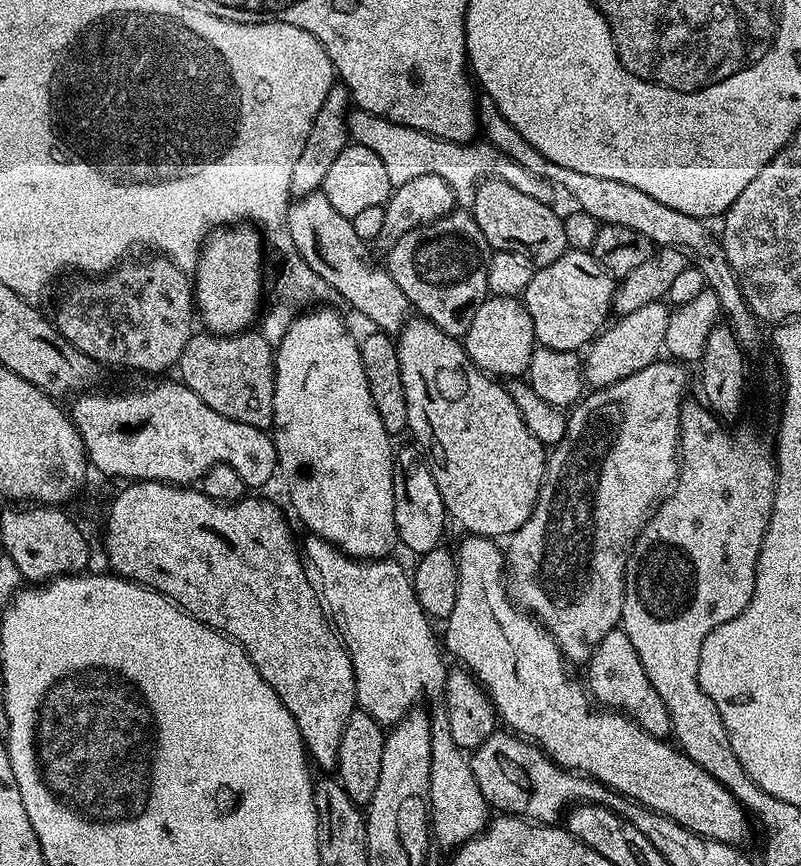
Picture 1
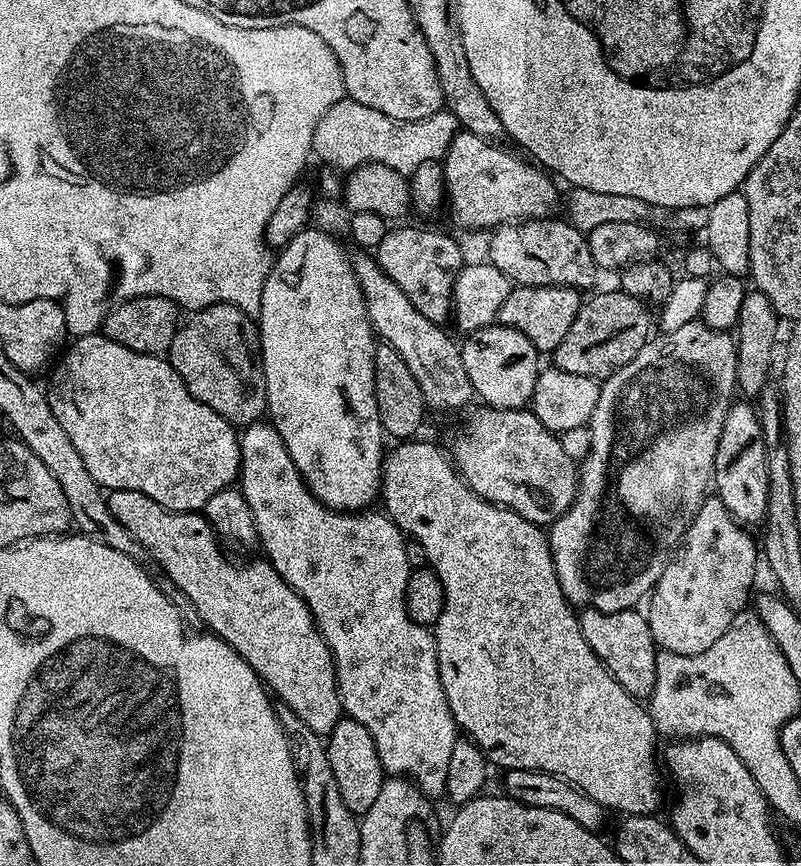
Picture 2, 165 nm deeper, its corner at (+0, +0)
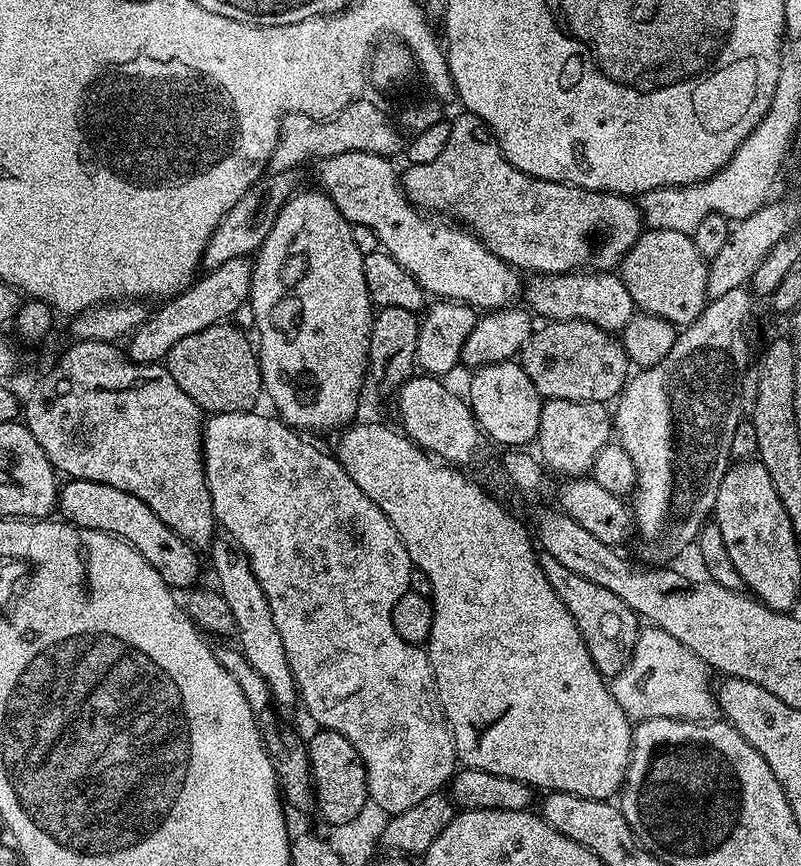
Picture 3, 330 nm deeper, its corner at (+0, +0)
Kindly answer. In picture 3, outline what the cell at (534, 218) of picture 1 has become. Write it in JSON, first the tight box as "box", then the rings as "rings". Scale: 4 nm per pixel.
{"box":[522,272,634,334],"rings":[[[550,272],[533,275],[531,279],[525,288],[523,285],[522,296],[528,299],[527,307],[537,317],[545,316],[545,321],[585,320],[604,332],[620,334],[634,314],[630,290],[626,290],[624,281],[612,272]]]}

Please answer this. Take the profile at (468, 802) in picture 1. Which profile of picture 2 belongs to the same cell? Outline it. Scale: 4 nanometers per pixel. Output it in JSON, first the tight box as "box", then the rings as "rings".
{"box":[238,422,458,798],"rings":[[[257,422],[247,425],[239,433],[240,437],[240,475],[238,487],[246,502],[250,502],[250,510],[254,510],[254,526],[258,526],[259,547],[264,548],[263,555],[269,564],[278,570],[278,574],[292,589],[302,597],[310,614],[316,619],[318,630],[332,651],[332,659],[336,661],[336,685],[340,691],[340,707],[346,713],[347,719],[362,722],[366,730],[370,730],[370,738],[374,738],[374,746],[378,746],[378,758],[382,762],[385,773],[392,778],[407,778],[429,798],[444,796],[446,770],[450,766],[450,750],[454,750],[454,742],[458,738],[456,720],[452,717],[450,706],[446,702],[446,694],[442,690],[440,671],[438,670],[438,654],[436,653],[436,637],[429,629],[423,628],[418,622],[406,614],[406,582],[410,571],[406,560],[406,536],[388,515],[380,510],[365,510],[362,512],[335,512],[304,485],[304,480],[298,474],[298,466],[294,466],[294,458],[286,450],[278,430],[268,422]]]}

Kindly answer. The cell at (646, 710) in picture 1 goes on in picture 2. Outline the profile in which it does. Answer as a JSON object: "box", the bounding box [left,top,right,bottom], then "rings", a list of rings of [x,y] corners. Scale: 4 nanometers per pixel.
{"box":[579,608,657,697],"rings":[[[585,608],[579,613],[582,638],[594,650],[594,654],[606,666],[606,670],[631,696],[651,697],[656,685],[657,647],[650,634],[647,615],[636,608],[617,612],[603,612]]]}

